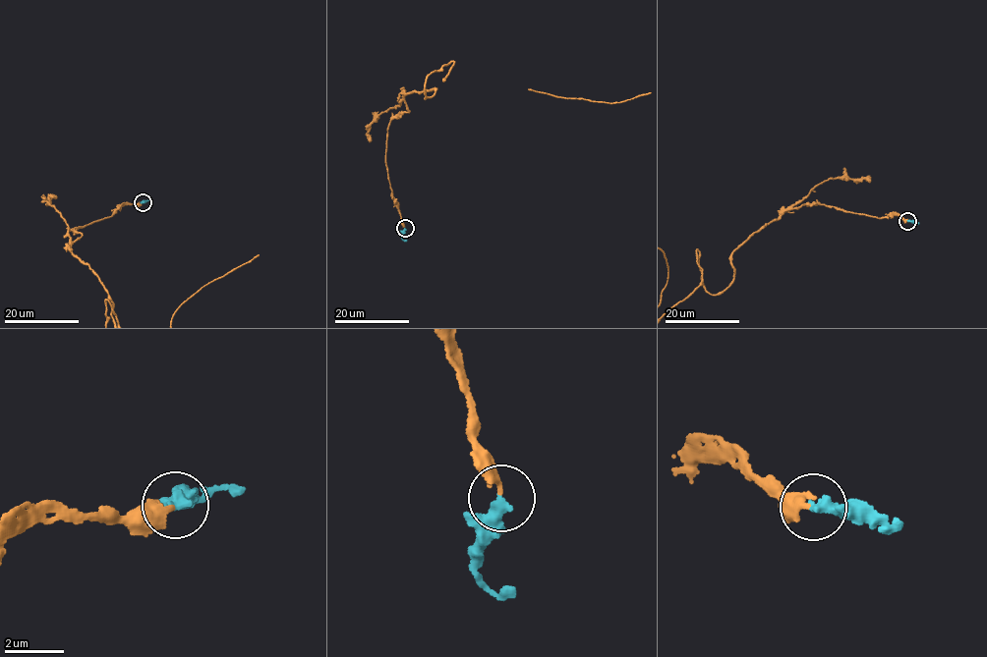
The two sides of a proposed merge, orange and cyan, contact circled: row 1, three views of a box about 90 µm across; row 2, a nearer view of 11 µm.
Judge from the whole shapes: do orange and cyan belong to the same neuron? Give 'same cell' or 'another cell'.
same cell

